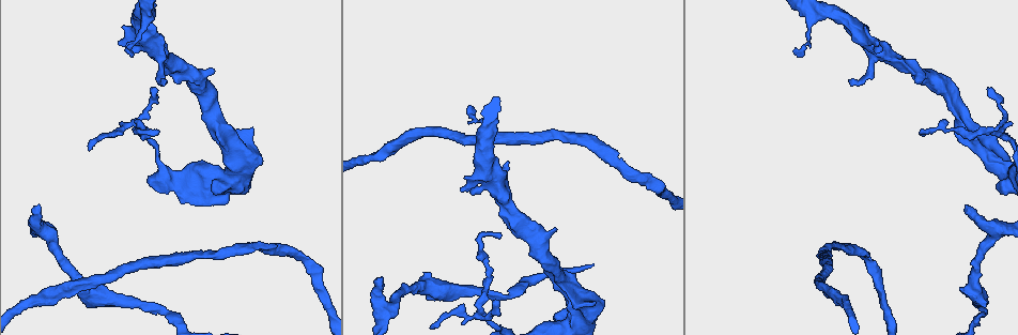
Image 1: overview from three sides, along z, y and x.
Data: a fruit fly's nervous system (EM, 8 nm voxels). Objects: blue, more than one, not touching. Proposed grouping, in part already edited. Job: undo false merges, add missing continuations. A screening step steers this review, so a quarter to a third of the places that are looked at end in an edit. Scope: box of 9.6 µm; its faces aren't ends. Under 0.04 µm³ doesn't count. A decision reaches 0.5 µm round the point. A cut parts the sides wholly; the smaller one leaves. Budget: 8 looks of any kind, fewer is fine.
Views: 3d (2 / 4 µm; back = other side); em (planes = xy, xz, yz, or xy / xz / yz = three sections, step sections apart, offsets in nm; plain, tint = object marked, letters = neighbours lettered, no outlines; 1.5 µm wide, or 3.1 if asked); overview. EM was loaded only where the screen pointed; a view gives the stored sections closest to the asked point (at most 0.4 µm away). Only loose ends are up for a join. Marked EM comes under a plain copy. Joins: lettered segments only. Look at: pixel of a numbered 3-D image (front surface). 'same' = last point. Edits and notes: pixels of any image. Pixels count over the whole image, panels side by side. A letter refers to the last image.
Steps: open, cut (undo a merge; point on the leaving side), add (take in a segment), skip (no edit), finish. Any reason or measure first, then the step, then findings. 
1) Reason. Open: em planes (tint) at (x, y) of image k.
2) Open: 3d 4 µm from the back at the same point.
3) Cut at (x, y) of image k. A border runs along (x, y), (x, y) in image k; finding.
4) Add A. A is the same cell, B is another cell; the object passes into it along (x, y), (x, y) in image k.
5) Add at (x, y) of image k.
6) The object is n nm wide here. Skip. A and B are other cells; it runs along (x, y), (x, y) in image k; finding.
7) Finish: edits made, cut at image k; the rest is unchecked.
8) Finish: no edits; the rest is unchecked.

Stops while still wide. Open: 3d 4 µm at (246, 129) of image 1.

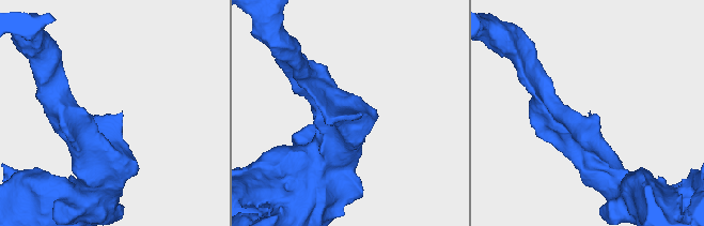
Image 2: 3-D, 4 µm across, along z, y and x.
Shape alone is not enough. Open: em planes (letters) at (590, 114) of image 2.

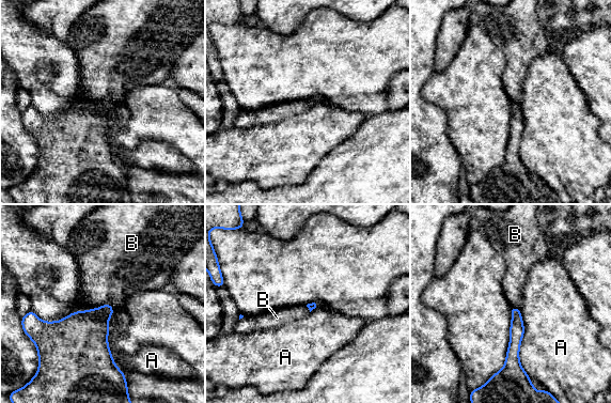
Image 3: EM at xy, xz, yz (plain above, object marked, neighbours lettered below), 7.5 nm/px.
Add B. B is the same cell, A is another cell; the object passes into it along (85, 332), (104, 305), (110, 273) in image 3; it goes on there.

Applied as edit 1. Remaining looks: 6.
Open: overview.

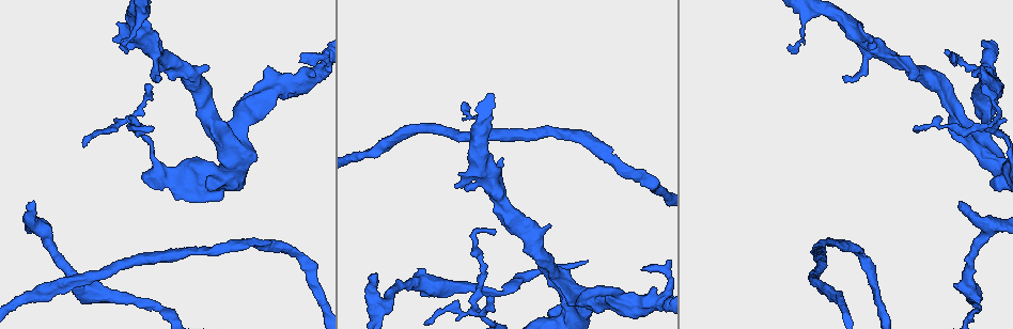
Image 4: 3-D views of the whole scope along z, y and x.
An open end. Open: em planes (letters) at (375, 276) of image 4.

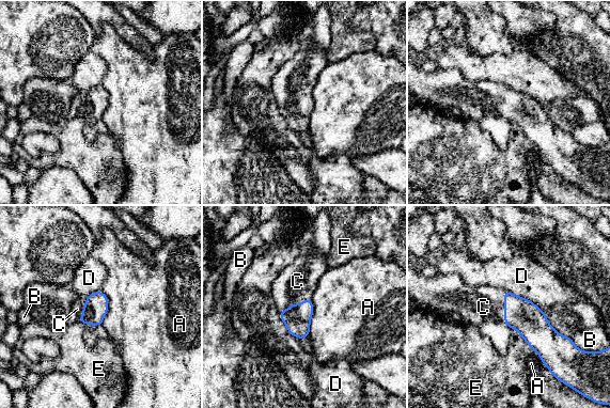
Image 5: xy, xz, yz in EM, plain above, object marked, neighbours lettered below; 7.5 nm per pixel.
Add C. C is the same cell, A, B, D and E are other cells; the neuron continues.

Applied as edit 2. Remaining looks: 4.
Open: overview.

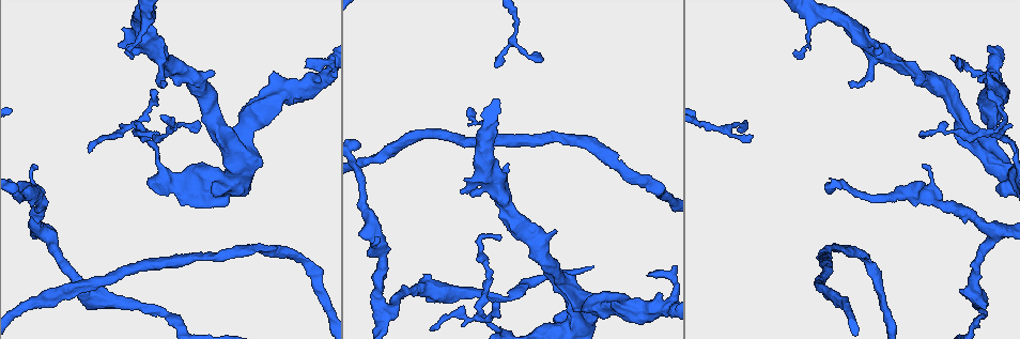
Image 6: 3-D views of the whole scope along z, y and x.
Free end. Open: 3d 4 µm at (379, 236) of image 6.

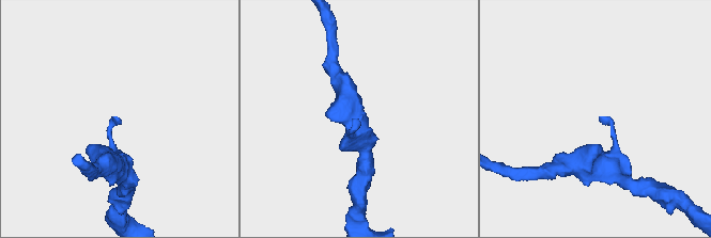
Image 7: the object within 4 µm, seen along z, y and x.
Open: em planes (letters) at (357, 118) of image 7.

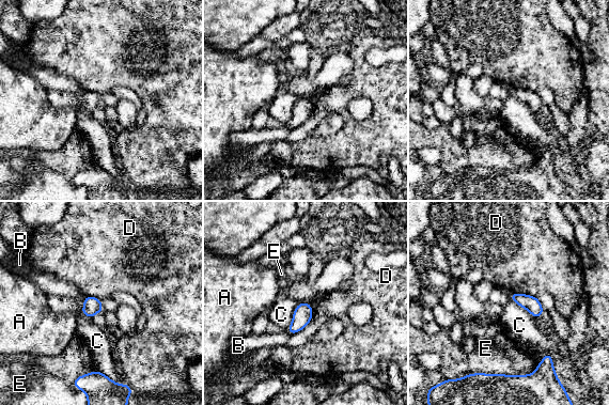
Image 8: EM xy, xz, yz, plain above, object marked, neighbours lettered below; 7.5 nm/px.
The object is 110 nm wide here. Skip. A, B, C, D and E are other cells; a border runs along (83, 296), (81, 312), (91, 317) in image 8; no lettered segment goes on from it.

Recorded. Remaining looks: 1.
Free end. Open: em xz step 8 (letters) at (154, 92) of image 6.

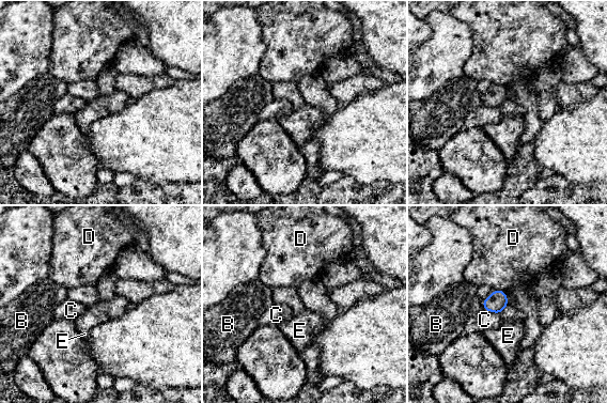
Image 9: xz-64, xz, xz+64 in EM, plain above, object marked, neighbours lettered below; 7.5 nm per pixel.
The longest contact is with C, 140 nm. Skip. B, C, D and E are other cells; a border runs along (483, 308), (499, 314) in image 9; no lettered segment goes on from it.

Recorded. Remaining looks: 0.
Finish: edits made, add at image 3, add at image 5; the rest is unchecked.

